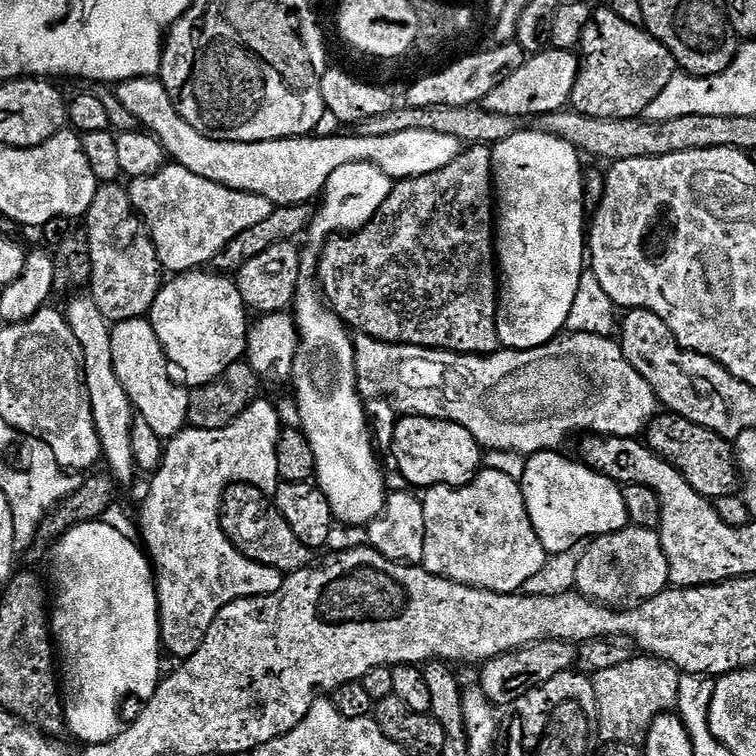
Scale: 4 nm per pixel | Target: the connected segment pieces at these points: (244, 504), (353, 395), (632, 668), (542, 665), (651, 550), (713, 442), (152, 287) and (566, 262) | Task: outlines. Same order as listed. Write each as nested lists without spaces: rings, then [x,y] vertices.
[[[232,484],[225,488],[219,508],[222,532],[244,556],[268,568],[277,568],[282,574],[311,567],[316,560],[315,551],[298,542],[290,524],[282,518],[275,503],[269,497],[267,500],[264,495],[266,494],[263,489],[252,484]]]
[[[354,162],[350,166],[338,166],[338,170],[330,174],[319,197],[312,224],[306,233],[308,245],[303,245],[300,258],[300,284],[296,287],[294,301],[298,343],[290,385],[296,391],[299,427],[310,442],[310,450],[314,450],[315,483],[322,494],[326,494],[333,517],[344,524],[371,524],[384,508],[386,487],[372,450],[374,440],[370,435],[366,404],[356,382],[353,333],[322,299],[313,277],[317,275],[320,251],[325,243],[337,234],[355,234],[365,228],[374,214],[378,214],[393,187],[392,177],[373,164]]]
[[[647,654],[633,655],[630,662],[622,662],[622,666],[602,670],[591,677],[596,695],[595,731],[599,739],[601,736],[605,745],[643,745],[654,718],[671,713],[677,707],[681,679],[681,673],[673,664]]]
[[[543,640],[496,656],[493,660],[486,660],[479,669],[479,672],[481,671],[480,681],[478,681],[480,692],[493,706],[513,704],[522,694],[550,682],[550,678],[554,678],[558,673],[573,671],[576,650],[577,645],[569,644],[567,640]]]
[[[629,526],[595,537],[585,547],[582,562],[578,562],[575,591],[587,600],[606,608],[627,610],[643,600],[649,600],[669,587],[668,563],[662,550],[659,531]]]
[[[658,414],[646,429],[646,443],[660,459],[678,469],[700,496],[715,502],[737,491],[738,469],[733,445],[725,437],[706,430],[706,426],[698,426],[684,416]]]
[[[104,182],[97,187],[86,217],[86,231],[92,263],[90,298],[104,319],[119,322],[147,317],[162,287],[162,269],[154,242],[148,235],[144,221],[133,208],[132,199],[128,197],[128,189],[123,183]]]
[[[521,130],[510,134],[502,142],[492,148],[492,183],[494,185],[494,247],[498,265],[498,303],[496,306],[496,329],[500,339],[500,348],[504,350],[530,350],[556,339],[567,329],[571,306],[575,294],[578,293],[579,279],[586,270],[586,215],[583,210],[583,182],[585,169],[580,168],[581,153],[576,151],[570,142],[562,142],[562,138],[552,136],[548,132]]]

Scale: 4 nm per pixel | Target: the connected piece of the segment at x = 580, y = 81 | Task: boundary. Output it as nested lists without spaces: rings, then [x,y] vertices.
[[[597,7],[592,20],[580,39],[579,51],[582,53],[580,71],[576,74],[572,91],[571,107],[577,112],[599,120],[634,120],[643,117],[646,106],[666,90],[666,82],[677,75],[678,65],[673,56],[668,55],[666,46],[658,42],[643,27],[622,22],[618,14],[608,8]]]

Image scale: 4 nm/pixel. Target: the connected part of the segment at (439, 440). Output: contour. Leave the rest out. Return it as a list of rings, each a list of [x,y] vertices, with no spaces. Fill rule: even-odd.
[[[401,415],[392,430],[392,456],[404,480],[416,490],[427,490],[444,484],[447,488],[461,488],[474,479],[482,468],[482,449],[479,442],[462,426],[449,420],[435,420],[425,416]]]

